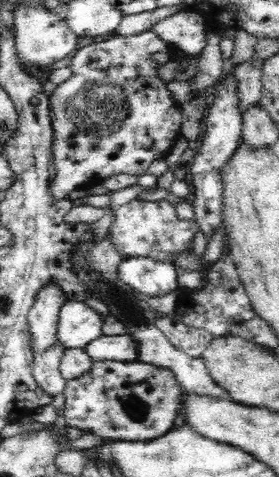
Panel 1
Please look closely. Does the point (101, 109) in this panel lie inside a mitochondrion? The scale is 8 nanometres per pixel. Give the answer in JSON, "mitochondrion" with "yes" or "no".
{"mitochondrion":"yes"}

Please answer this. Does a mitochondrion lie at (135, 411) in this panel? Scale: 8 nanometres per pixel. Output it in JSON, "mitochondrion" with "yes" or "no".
{"mitochondrion":"yes"}

